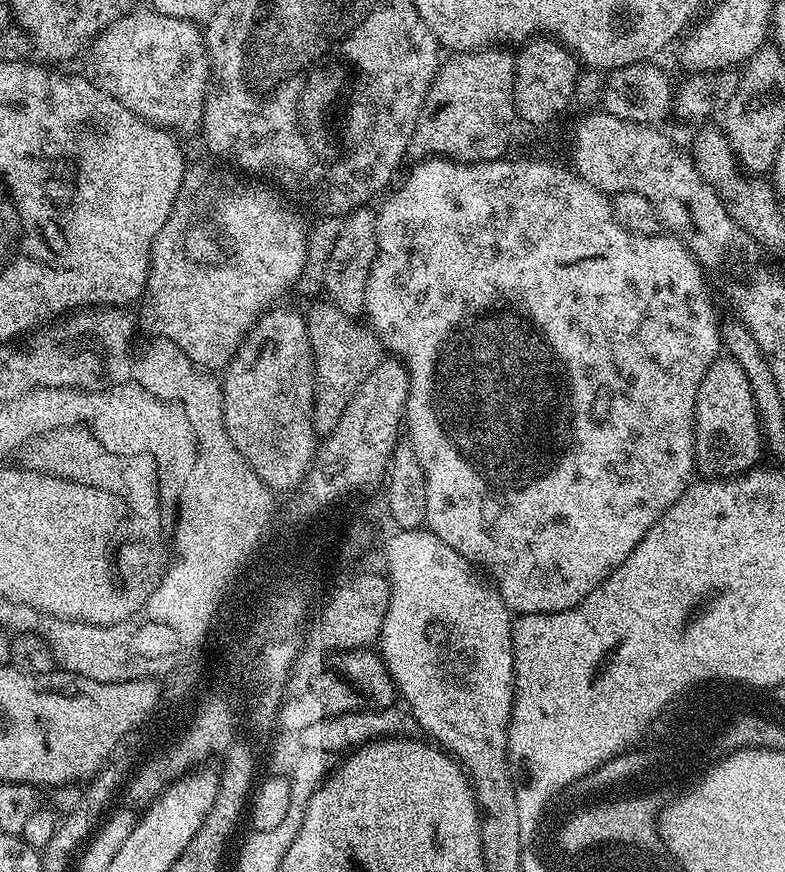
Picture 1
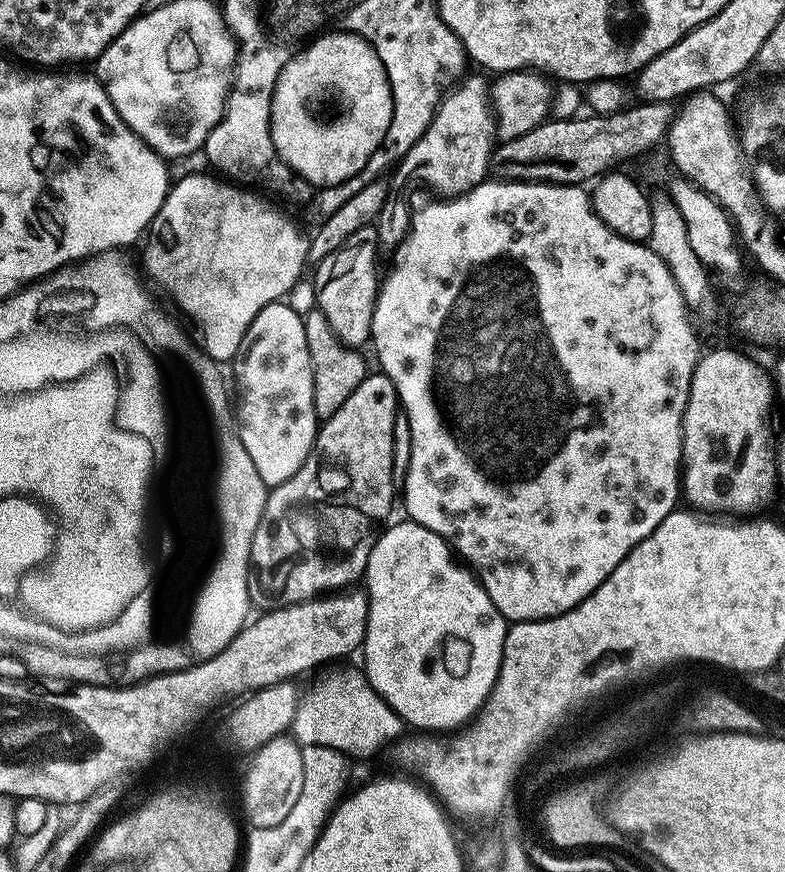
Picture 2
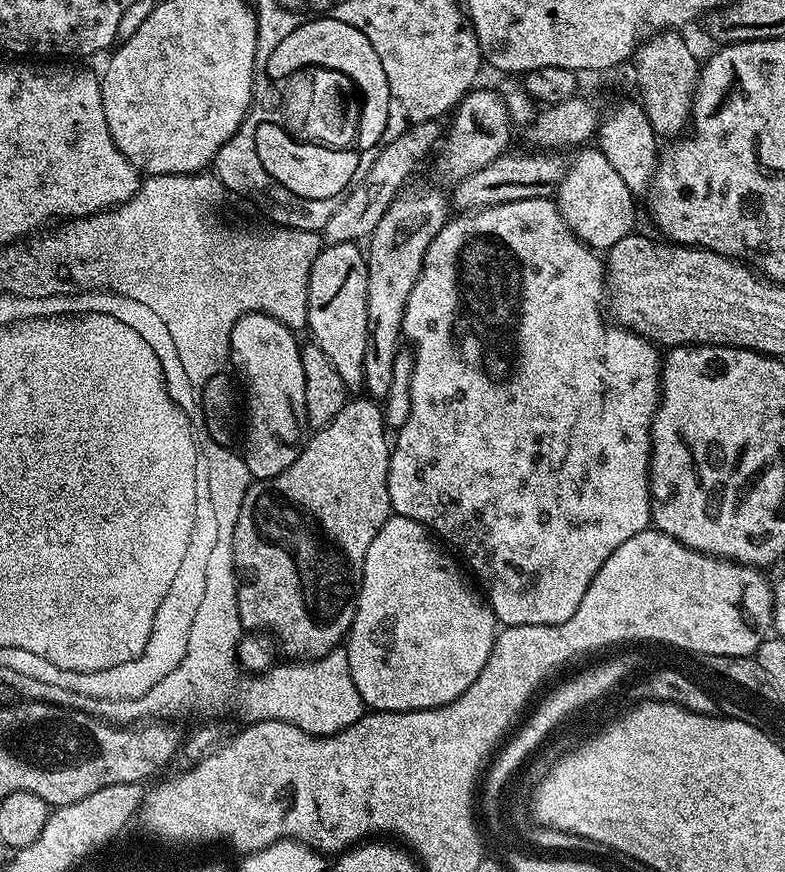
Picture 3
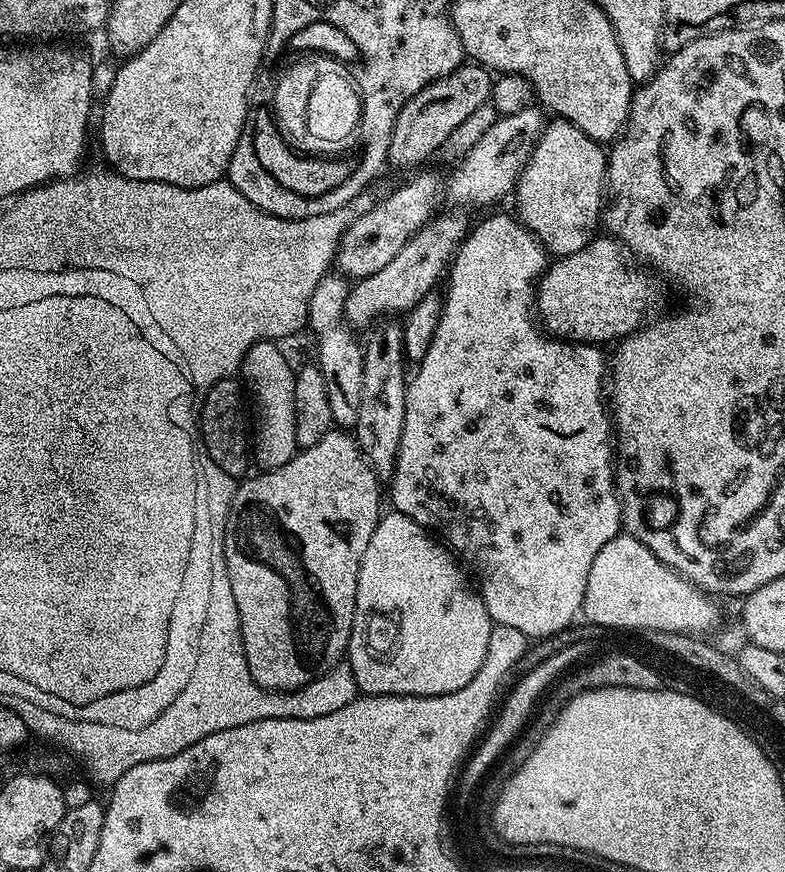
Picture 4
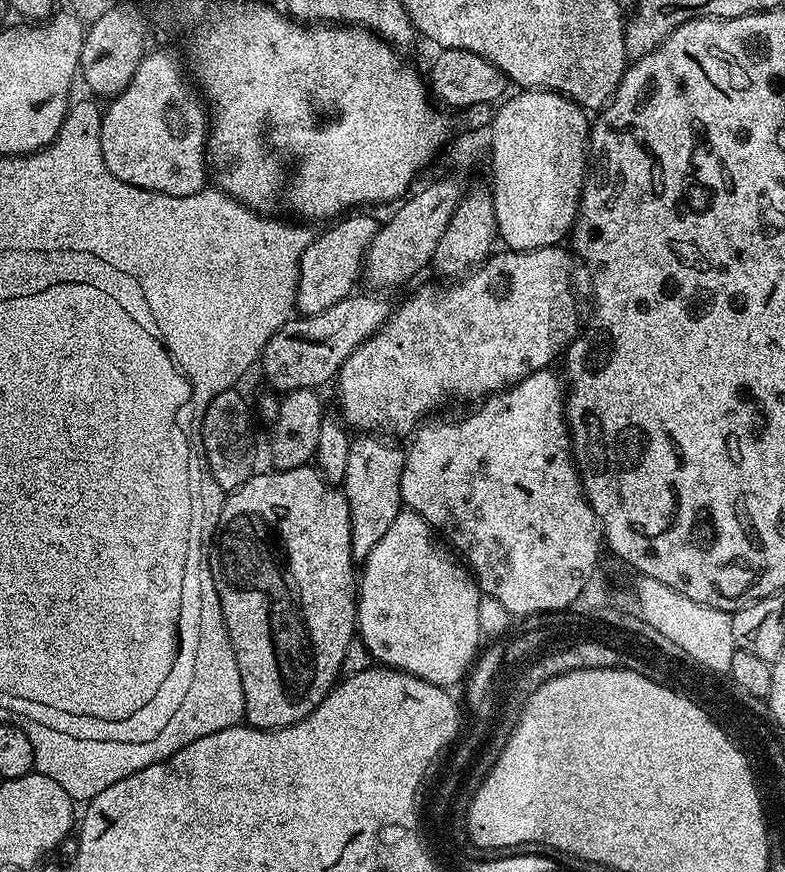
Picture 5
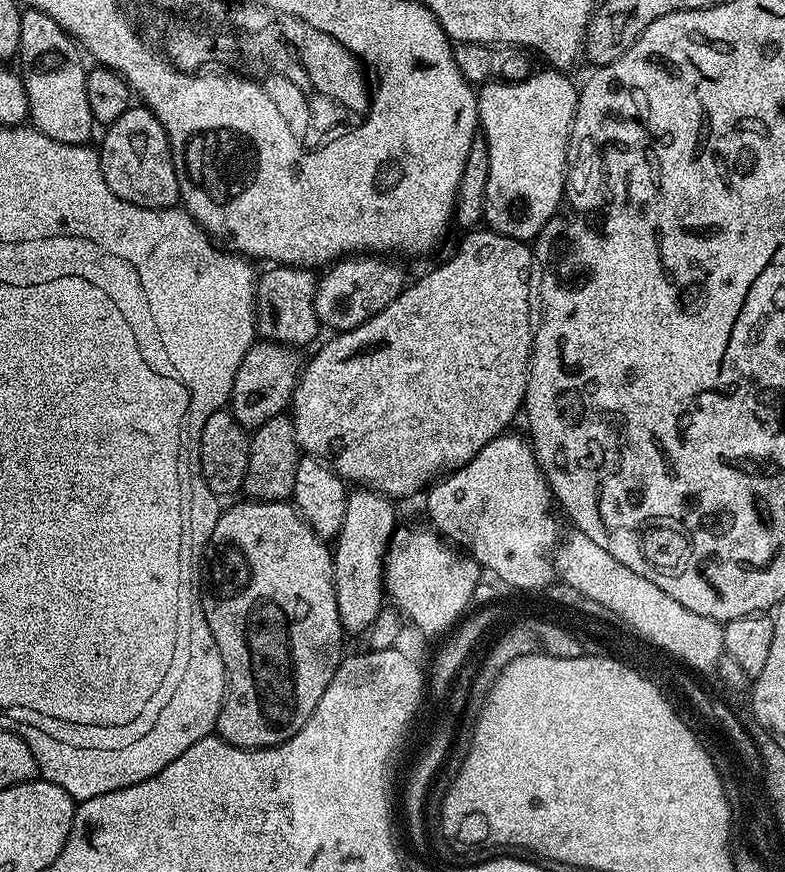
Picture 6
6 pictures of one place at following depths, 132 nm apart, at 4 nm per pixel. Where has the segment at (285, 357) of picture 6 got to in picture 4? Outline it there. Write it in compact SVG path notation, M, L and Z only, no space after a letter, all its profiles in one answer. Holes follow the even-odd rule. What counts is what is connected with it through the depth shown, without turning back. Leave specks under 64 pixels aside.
M441 211L433 215L432 219L427 220L408 239L406 246L398 250L398 255L387 266L382 266L382 270L378 270L378 274L370 274L366 278L355 281L349 287L344 307L344 317L348 320L349 325L357 329L364 327L367 329L377 318L384 318L389 314L404 314L415 307L424 295L431 293L439 280L441 283L442 277L451 265L453 256L456 255L456 249L470 231L467 211L448 211L452 212Z

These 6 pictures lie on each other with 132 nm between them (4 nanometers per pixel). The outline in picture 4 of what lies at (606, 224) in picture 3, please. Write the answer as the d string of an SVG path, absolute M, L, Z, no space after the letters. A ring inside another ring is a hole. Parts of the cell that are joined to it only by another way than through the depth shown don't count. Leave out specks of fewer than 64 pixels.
M569 120L553 121L540 133L536 149L516 182L514 197L520 223L539 238L553 257L559 258L582 250L601 227L608 158L601 144L582 134L578 126Z

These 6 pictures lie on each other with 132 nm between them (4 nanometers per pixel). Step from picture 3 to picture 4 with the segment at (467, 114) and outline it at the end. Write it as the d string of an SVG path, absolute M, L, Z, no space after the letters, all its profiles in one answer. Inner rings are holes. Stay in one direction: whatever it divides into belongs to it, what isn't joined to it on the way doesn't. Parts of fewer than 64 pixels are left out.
M426 170L417 171L413 180L408 180L401 188L394 189L385 200L377 199L373 208L362 214L362 218L358 218L358 222L354 222L354 226L350 226L346 234L342 234L334 264L345 277L358 281L370 274L378 274L378 270L387 266L398 255L398 250L406 246L408 239L427 220L432 219L441 207L439 204L440 200L442 204L442 180L432 172L422 171Z

